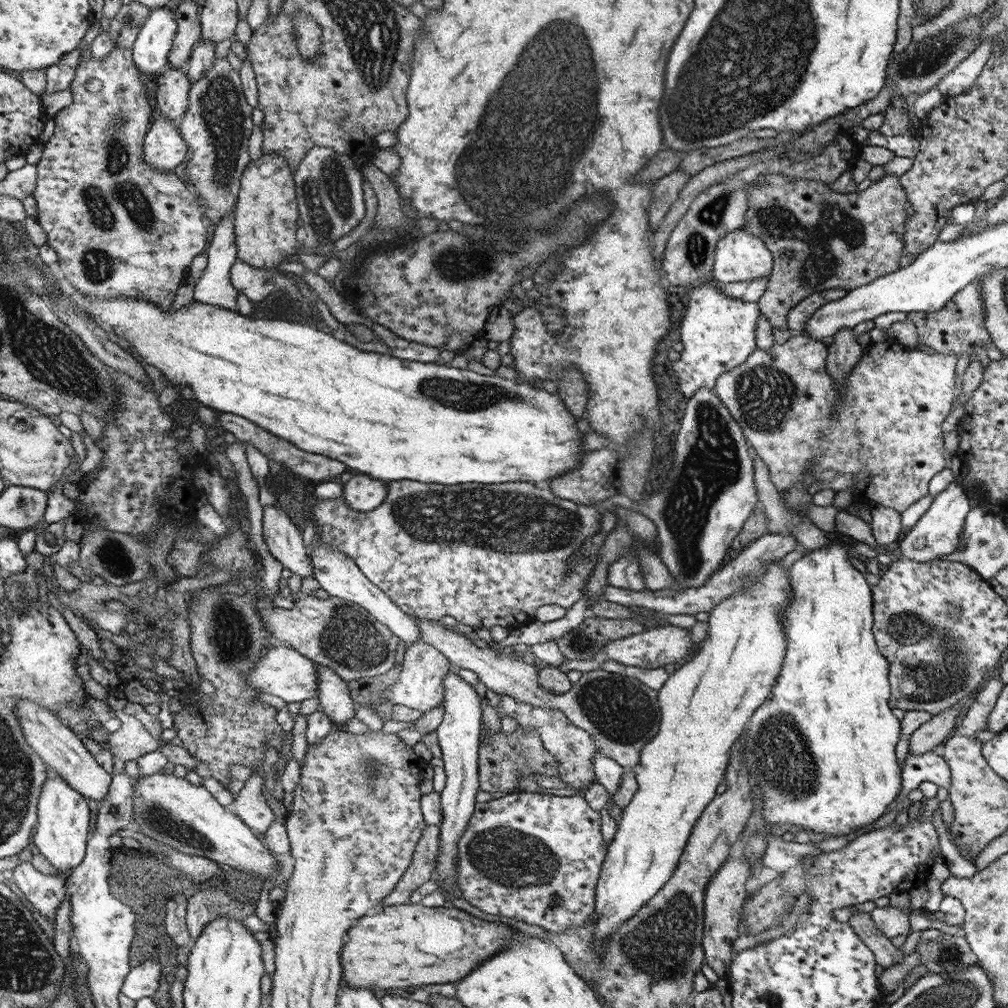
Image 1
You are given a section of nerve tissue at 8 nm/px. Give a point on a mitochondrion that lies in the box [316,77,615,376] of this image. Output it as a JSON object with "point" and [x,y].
{"point":[459,260]}

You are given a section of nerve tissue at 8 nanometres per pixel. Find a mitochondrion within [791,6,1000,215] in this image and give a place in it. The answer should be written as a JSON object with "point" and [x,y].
{"point":[924,60]}

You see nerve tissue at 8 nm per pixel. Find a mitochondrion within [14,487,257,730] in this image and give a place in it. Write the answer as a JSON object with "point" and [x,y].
{"point":[230,638]}

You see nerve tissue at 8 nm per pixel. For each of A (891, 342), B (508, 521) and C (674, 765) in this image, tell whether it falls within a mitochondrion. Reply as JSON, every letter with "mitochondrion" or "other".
{"A":"other","B":"mitochondrion","C":"other"}

